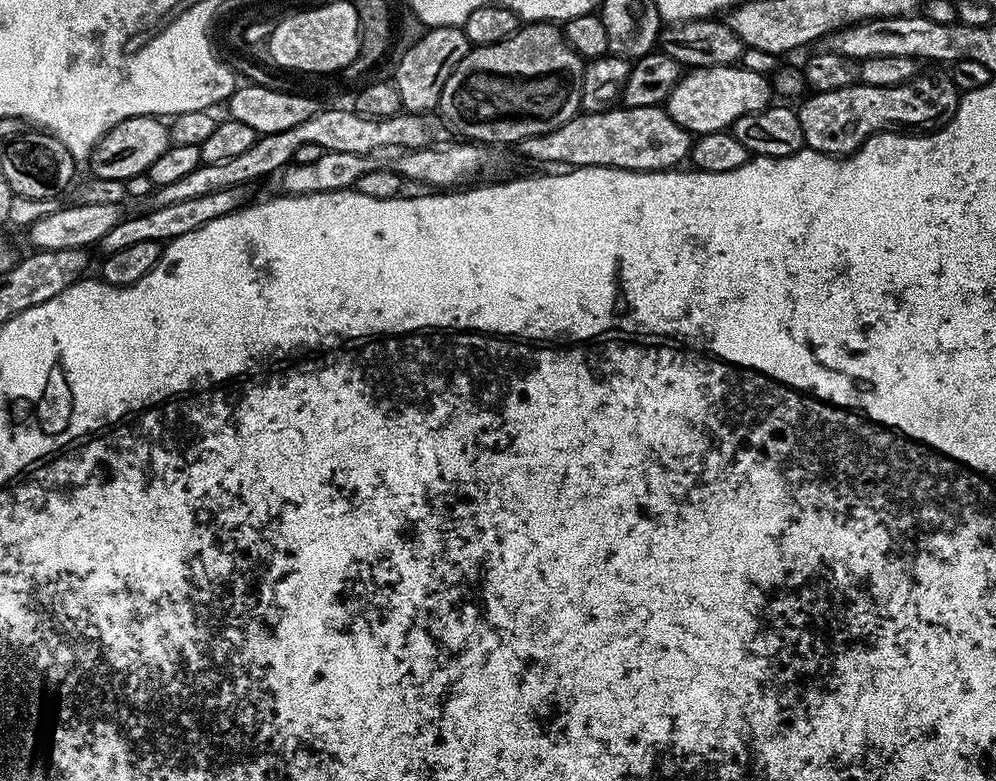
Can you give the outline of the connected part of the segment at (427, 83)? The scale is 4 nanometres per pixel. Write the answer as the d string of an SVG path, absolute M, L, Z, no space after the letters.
M463 27L428 28L425 36L420 36L400 56L394 83L400 95L400 107L405 112L431 113L440 103L446 78L466 58L469 50L468 39Z

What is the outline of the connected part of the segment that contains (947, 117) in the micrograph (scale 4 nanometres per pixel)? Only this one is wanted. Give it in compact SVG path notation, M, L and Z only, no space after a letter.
M924 72L917 74L911 82L900 84L896 88L869 88L867 86L853 86L851 88L843 88L842 90L826 90L825 92L812 92L805 95L798 104L798 122L802 122L802 134L804 135L804 143L807 147L812 148L815 152L820 152L823 156L834 156L843 158L851 156L868 141L871 136L876 136L880 132L899 132L908 134L927 134L929 132L938 132L945 128L954 118L954 114L960 105L961 89L956 89L956 84L948 76L943 76L940 72Z

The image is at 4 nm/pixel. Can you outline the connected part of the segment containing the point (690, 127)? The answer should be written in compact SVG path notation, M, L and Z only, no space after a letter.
M731 64L687 69L668 96L666 110L670 118L674 118L674 122L689 134L722 132L731 129L738 118L769 107L773 100L774 93L767 75Z

